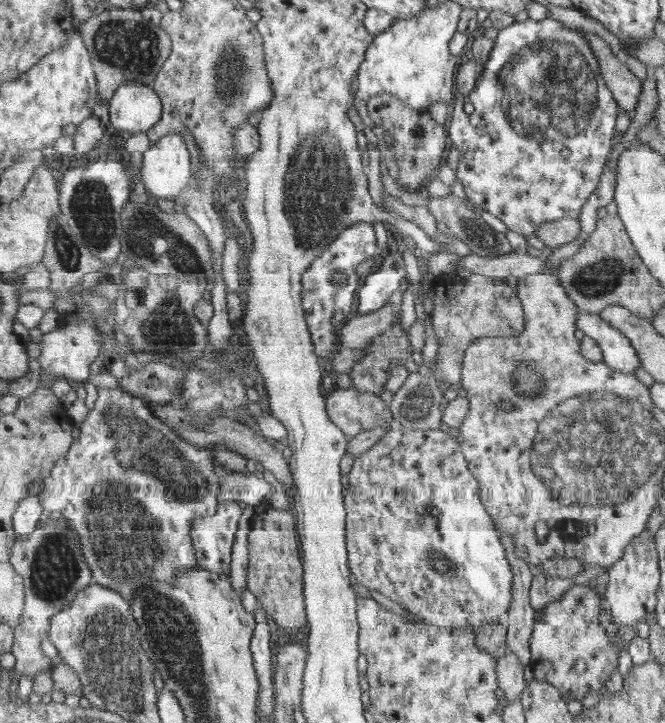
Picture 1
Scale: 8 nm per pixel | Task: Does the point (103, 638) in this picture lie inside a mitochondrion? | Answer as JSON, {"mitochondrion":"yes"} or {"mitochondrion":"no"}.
{"mitochondrion":"yes"}

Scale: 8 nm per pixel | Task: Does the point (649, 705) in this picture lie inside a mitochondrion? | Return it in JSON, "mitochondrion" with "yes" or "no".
{"mitochondrion":"no"}

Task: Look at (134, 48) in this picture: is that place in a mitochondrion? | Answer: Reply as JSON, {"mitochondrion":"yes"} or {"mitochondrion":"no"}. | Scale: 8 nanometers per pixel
{"mitochondrion":"yes"}

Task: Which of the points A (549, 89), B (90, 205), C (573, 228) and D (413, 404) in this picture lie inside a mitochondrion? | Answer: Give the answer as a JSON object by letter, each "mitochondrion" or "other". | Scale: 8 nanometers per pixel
{"A":"mitochondrion","B":"mitochondrion","C":"other","D":"mitochondrion"}

